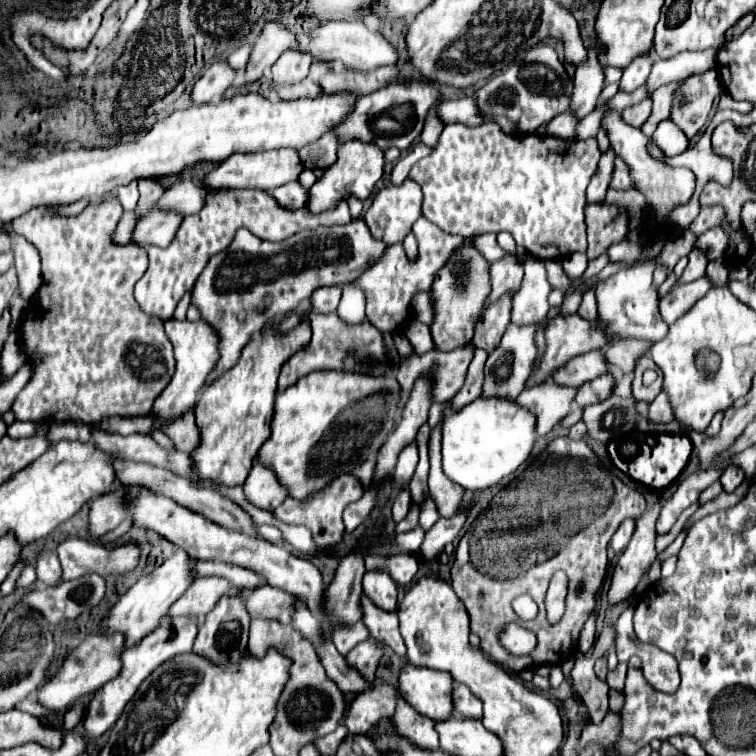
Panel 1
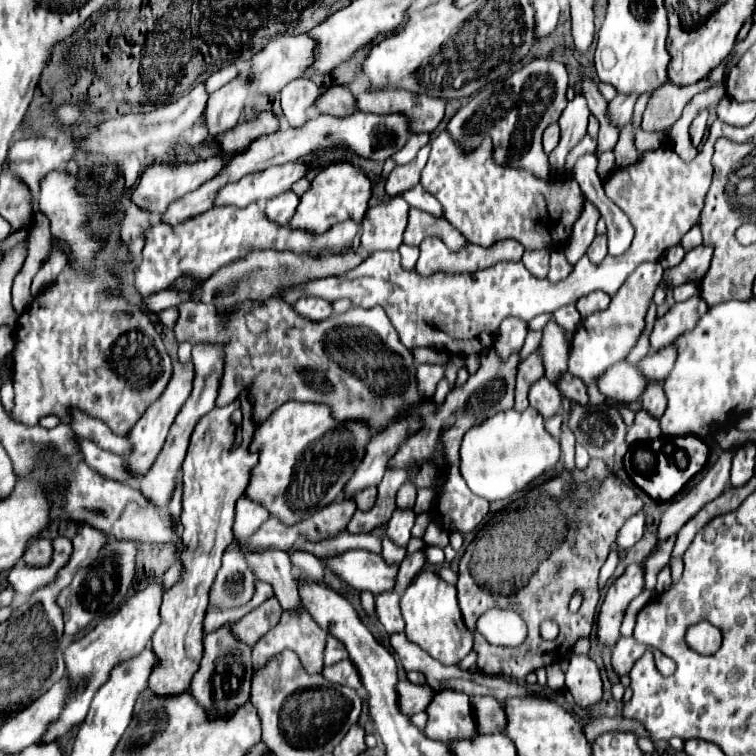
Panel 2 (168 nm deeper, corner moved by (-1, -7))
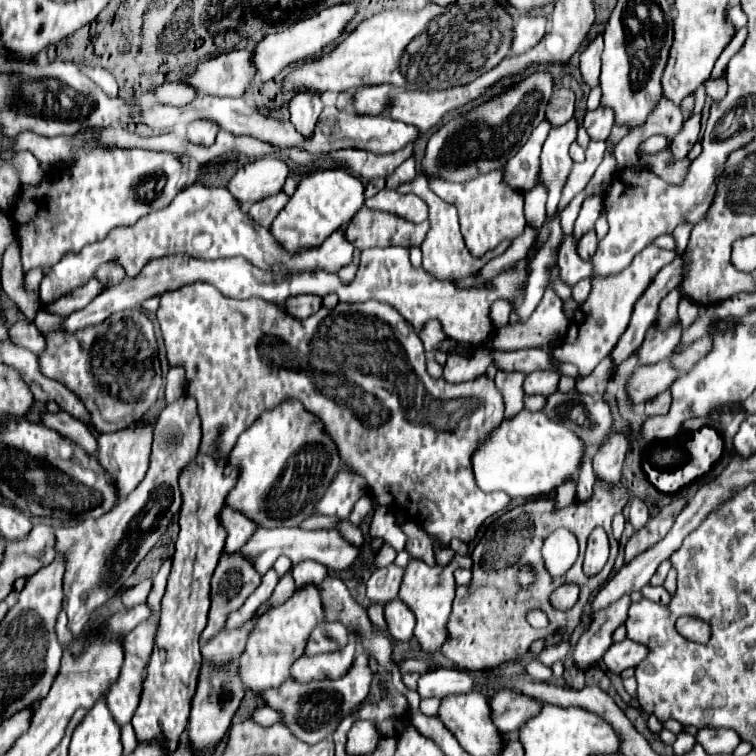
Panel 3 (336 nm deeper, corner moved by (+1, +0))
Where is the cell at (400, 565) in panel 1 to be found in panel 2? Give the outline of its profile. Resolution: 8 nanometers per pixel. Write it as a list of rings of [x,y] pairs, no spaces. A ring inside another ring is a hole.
[[[362,549],[322,557],[322,563],[330,573],[340,577],[356,591],[370,591],[374,595],[392,591],[392,579],[396,579],[398,569],[398,565],[386,565],[382,555]]]

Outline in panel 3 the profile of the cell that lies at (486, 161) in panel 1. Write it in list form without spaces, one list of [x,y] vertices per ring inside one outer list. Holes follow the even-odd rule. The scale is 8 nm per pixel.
[[[492,170],[488,174],[480,174],[472,180],[466,180],[462,184],[446,182],[444,178],[430,176],[426,174],[430,190],[440,196],[444,202],[450,202],[458,208],[458,218],[460,218],[460,232],[466,240],[466,246],[470,254],[482,256],[488,250],[494,250],[502,240],[514,240],[522,236],[526,228],[524,220],[524,206],[522,206],[522,192],[516,188],[510,188],[504,182],[504,170]]]

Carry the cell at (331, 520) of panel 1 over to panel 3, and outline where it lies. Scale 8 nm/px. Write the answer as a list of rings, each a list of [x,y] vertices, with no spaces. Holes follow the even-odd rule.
[[[224,552],[218,568],[212,576],[210,592],[210,614],[208,624],[202,632],[204,640],[210,640],[216,632],[224,628],[226,616],[244,604],[244,600],[254,592],[262,582],[262,574],[250,566],[250,558],[242,558],[238,552]]]

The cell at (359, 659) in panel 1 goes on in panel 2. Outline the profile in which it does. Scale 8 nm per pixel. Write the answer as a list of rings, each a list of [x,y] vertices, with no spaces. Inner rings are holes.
[[[344,659],[344,661],[338,661],[336,665],[330,665],[330,667],[324,667],[322,669],[322,677],[330,683],[338,683],[338,685],[346,685],[346,687],[352,687],[352,689],[360,689],[362,687],[362,681],[360,681],[360,675],[356,673],[354,665]]]

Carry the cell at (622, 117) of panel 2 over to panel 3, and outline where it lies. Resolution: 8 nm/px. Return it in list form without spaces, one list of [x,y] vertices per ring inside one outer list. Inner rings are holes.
[[[600,106],[596,110],[586,112],[584,116],[584,128],[588,130],[592,140],[606,140],[610,136],[612,126],[614,126],[614,114],[610,114],[610,110],[602,110]]]

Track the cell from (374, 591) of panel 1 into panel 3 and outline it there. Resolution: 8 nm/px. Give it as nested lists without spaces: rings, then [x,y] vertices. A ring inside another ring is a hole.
[[[400,600],[388,602],[384,606],[384,616],[386,616],[388,630],[396,640],[408,642],[414,636],[412,630],[414,630],[416,620],[414,620],[414,614],[410,612],[410,608],[406,604],[402,604]]]

